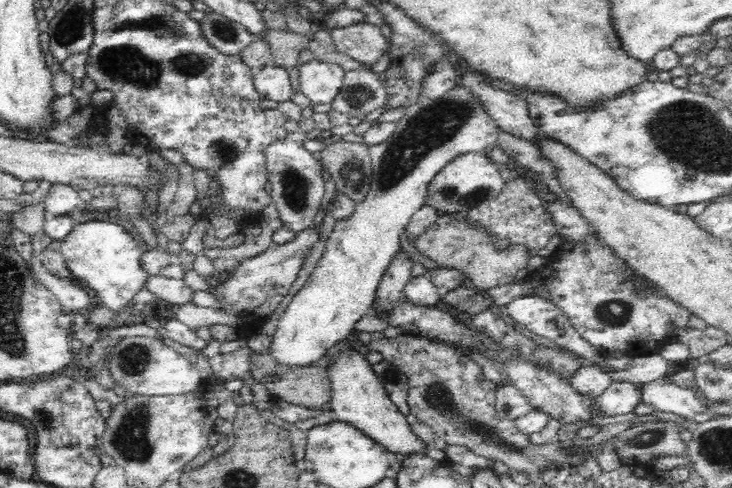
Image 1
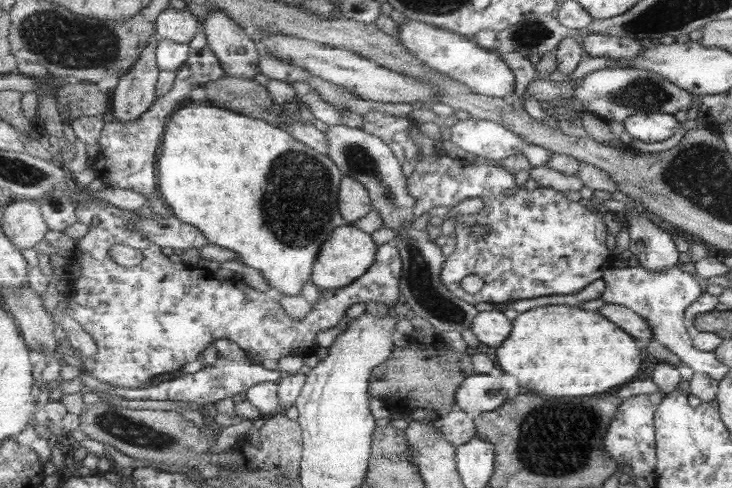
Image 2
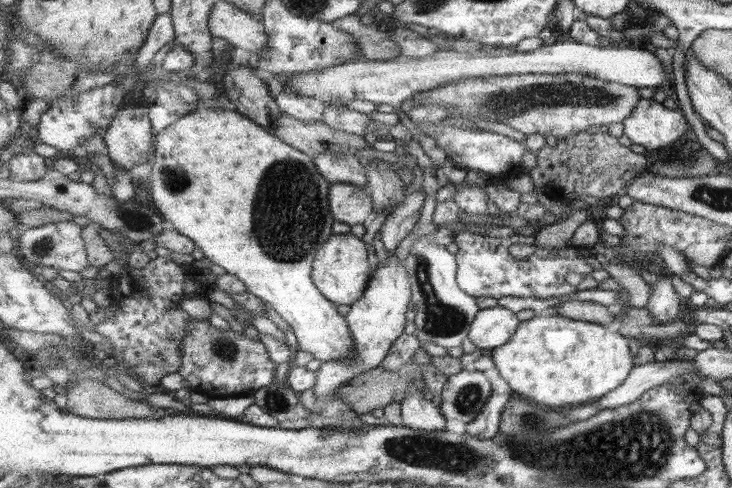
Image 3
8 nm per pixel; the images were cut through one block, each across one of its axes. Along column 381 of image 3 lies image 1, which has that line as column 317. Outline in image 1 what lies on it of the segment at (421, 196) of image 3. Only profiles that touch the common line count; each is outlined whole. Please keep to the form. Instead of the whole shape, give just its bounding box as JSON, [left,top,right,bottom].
[214,226,320,316]

